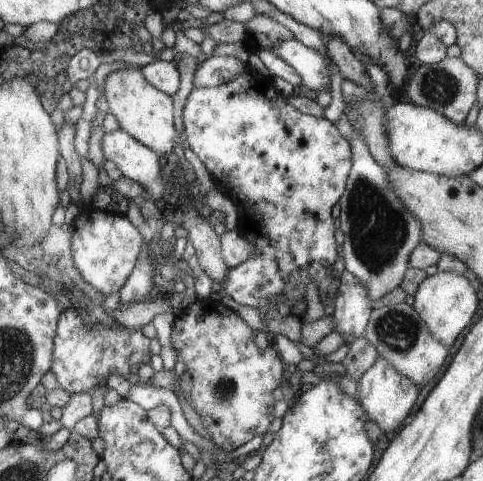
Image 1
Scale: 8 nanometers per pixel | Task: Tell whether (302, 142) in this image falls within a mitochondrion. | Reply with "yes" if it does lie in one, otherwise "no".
no

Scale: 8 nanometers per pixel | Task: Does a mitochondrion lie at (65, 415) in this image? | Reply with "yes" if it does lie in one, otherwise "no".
no

